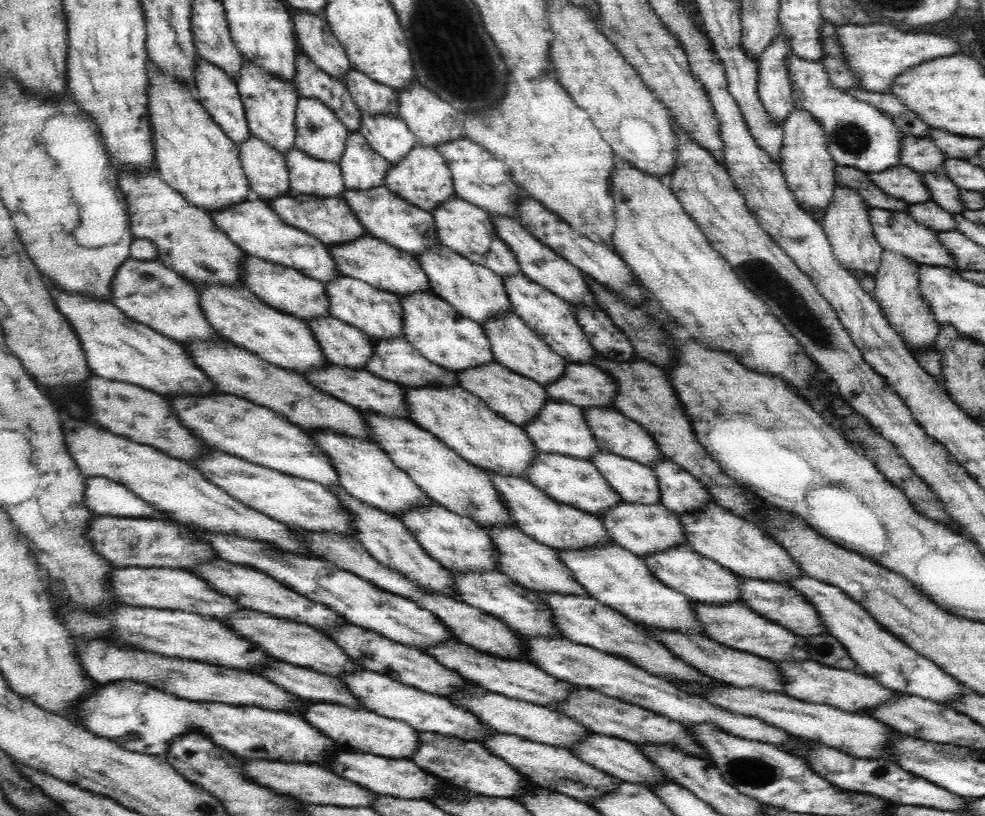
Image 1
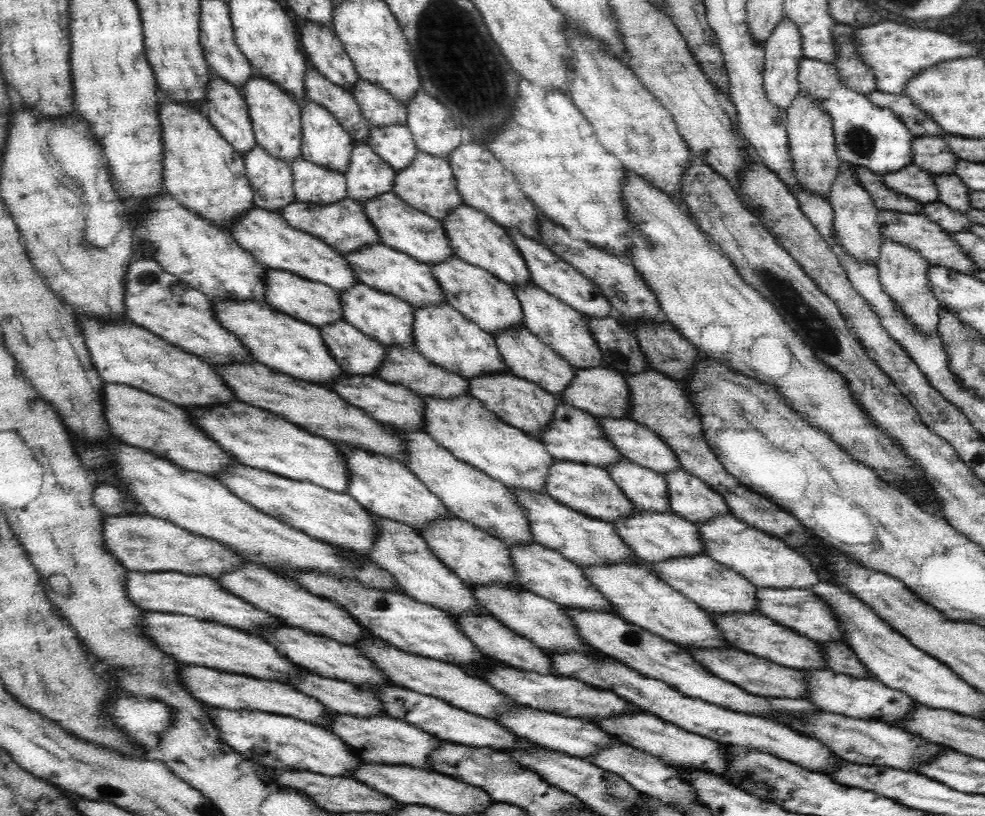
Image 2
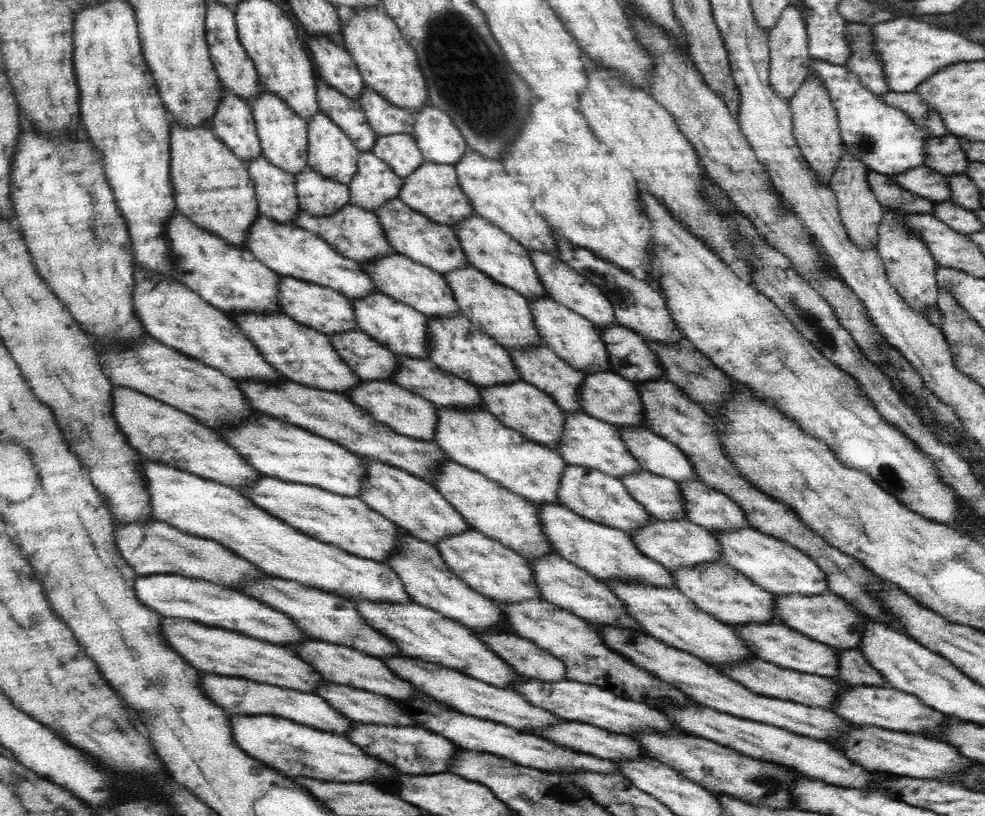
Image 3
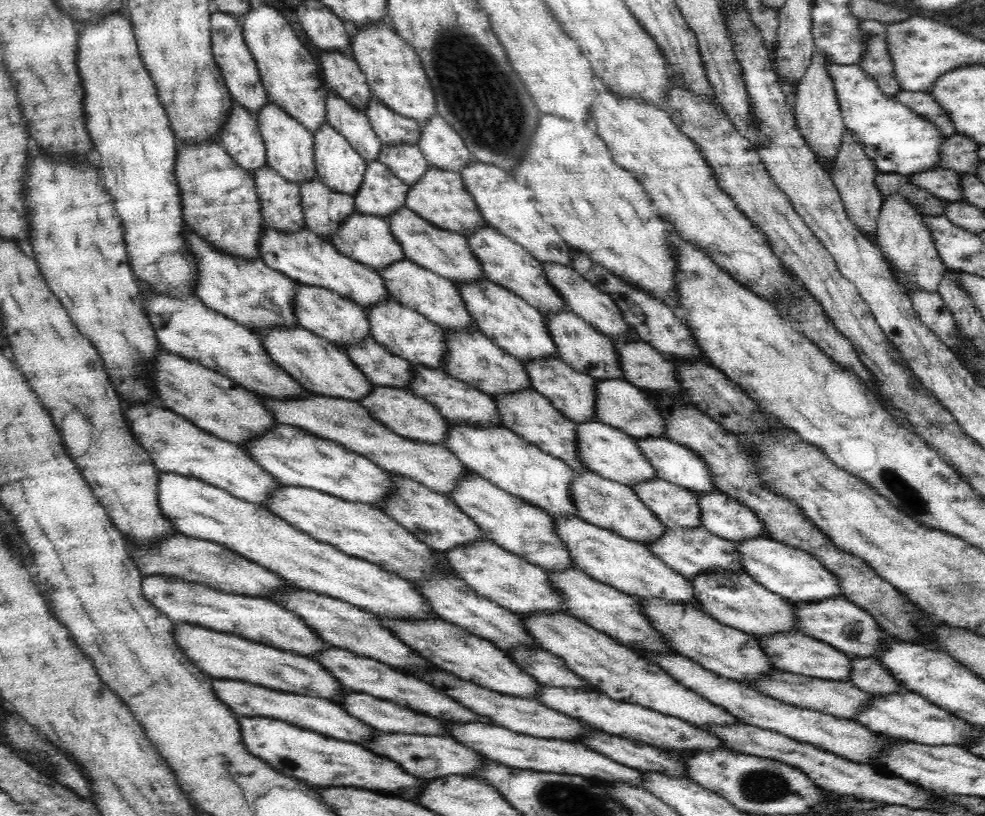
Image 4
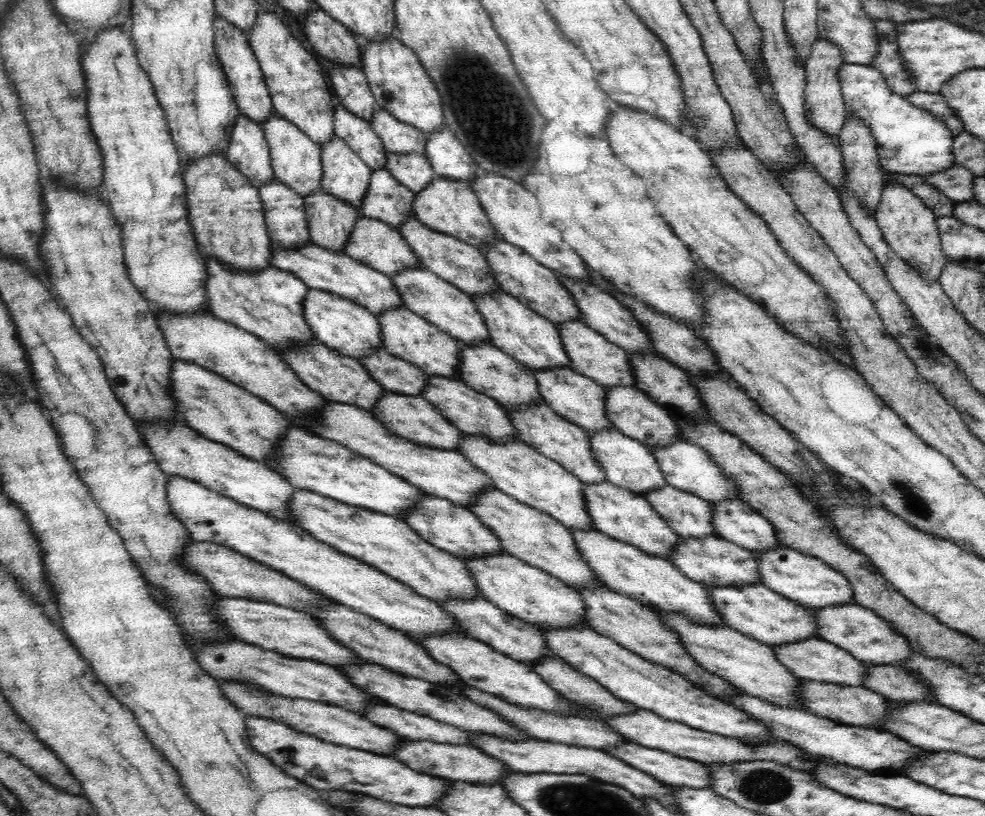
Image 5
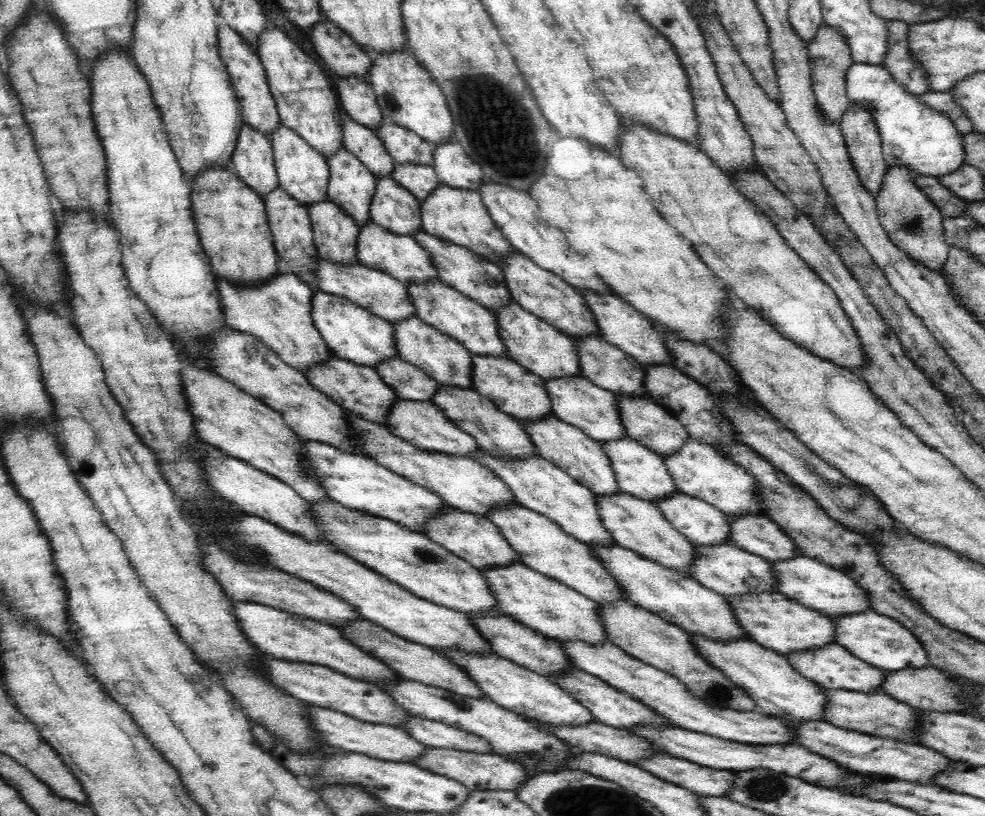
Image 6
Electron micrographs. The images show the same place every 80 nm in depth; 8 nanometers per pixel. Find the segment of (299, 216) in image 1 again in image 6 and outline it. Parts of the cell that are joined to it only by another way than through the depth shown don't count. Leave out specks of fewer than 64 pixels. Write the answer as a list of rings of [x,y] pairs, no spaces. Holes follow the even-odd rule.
[[[372,222],[359,231],[357,236],[357,257],[365,267],[389,274],[395,280],[410,286],[416,282],[440,280],[431,254],[411,236],[396,235]]]

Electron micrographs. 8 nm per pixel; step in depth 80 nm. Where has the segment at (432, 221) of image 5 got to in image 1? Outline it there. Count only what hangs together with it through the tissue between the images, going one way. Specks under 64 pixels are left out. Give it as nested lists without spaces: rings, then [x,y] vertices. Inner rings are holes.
[[[418,144],[403,161],[391,165],[385,178],[385,187],[410,204],[432,214],[443,202],[456,197],[451,170],[444,157],[436,149]]]

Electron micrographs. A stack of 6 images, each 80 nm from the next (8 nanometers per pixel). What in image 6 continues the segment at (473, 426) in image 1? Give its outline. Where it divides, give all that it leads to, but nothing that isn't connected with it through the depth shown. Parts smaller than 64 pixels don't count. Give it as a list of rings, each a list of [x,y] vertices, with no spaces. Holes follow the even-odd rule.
[[[480,450],[475,458],[480,464],[491,468],[512,491],[518,504],[528,510],[554,521],[566,533],[577,541],[590,545],[613,545],[615,540],[605,529],[599,516],[595,494],[570,478],[566,472],[542,457],[528,457],[519,461],[496,459]]]

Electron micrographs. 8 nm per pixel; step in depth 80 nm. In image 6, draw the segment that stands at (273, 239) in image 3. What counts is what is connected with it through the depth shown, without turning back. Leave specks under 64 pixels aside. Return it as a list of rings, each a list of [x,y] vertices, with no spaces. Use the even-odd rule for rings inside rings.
[[[319,257],[315,275],[318,277],[320,291],[352,301],[359,308],[368,310],[371,314],[392,324],[406,322],[406,320],[418,316],[416,315],[416,307],[414,307],[414,303],[410,299],[408,286],[395,280],[385,272],[365,267],[361,263],[336,265],[336,263],[330,263],[330,261]]]

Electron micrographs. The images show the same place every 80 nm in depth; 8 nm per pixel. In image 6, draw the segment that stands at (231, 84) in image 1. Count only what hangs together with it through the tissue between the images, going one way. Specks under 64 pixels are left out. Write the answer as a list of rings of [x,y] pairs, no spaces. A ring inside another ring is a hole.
[[[246,124],[240,129],[230,164],[240,181],[262,198],[280,187],[271,140]]]

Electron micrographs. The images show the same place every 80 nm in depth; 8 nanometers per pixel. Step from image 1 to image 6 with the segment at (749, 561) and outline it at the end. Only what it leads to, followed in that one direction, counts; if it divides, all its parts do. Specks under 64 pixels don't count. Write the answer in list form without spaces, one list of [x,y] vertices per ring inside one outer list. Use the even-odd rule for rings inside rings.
[[[802,556],[802,558],[788,560],[788,562],[776,562],[772,565],[771,570],[777,578],[779,592],[786,598],[799,602],[802,606],[818,610],[830,618],[872,611],[869,594],[860,588],[852,578],[812,558]]]

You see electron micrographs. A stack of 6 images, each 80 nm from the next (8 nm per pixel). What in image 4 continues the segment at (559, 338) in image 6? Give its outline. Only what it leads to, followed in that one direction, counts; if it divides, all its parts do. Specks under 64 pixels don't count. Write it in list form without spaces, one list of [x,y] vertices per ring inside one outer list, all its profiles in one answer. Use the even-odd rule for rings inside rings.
[[[489,281],[472,283],[472,286],[458,286],[458,284],[456,286],[458,290],[461,290],[466,301],[466,309],[472,315],[474,323],[478,325],[478,330],[501,350],[508,352],[524,365],[538,362],[538,360],[552,360],[552,358],[562,360],[549,335],[545,316],[534,306],[530,306],[516,294]]]

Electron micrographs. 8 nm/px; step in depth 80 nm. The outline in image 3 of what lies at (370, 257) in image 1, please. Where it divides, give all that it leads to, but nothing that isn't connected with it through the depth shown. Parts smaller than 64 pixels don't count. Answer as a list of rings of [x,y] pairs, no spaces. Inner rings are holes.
[[[394,253],[369,263],[360,263],[360,265],[367,271],[372,283],[376,284],[381,294],[412,306],[417,312],[424,314],[428,320],[452,320],[452,318],[462,316],[445,275],[418,264],[400,253]]]

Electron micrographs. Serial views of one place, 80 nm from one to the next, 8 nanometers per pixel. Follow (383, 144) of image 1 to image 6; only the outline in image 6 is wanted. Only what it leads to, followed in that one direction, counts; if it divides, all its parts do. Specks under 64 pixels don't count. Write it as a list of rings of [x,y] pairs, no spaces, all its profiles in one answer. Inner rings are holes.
[[[395,164],[392,177],[401,187],[412,193],[422,204],[440,185],[431,166]]]

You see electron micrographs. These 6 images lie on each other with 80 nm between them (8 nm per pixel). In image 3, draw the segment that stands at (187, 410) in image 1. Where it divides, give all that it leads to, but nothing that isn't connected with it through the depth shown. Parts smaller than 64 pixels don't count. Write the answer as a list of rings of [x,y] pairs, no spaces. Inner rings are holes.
[[[263,414],[217,434],[231,444],[260,474],[282,482],[315,486],[343,497],[358,497],[369,470],[365,459],[336,442]]]

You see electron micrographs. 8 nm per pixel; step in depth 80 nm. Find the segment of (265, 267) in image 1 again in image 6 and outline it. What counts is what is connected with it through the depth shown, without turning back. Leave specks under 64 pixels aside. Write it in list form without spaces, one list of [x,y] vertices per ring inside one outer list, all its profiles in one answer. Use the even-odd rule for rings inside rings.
[[[324,292],[313,294],[312,319],[328,349],[337,358],[373,369],[388,360],[400,360],[394,324],[359,308],[352,301]]]

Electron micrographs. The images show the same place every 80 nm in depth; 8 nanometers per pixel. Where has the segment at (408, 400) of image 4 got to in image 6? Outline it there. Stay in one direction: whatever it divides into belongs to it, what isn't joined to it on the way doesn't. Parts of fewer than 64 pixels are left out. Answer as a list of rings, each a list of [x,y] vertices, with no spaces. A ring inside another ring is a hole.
[[[400,400],[391,411],[390,416],[388,416],[388,424],[386,424],[390,433],[408,443],[412,443],[412,446],[420,450],[470,459],[476,458],[480,452],[475,438],[456,427],[433,402]]]

